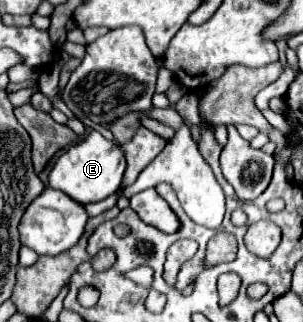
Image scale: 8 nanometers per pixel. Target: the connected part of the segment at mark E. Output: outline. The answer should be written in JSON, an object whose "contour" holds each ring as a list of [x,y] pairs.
{"contour":[[[92,130],[80,144],[70,146],[56,160],[54,168],[48,174],[48,184],[50,184],[50,188],[68,194],[74,202],[86,206],[90,202],[100,202],[100,200],[112,196],[122,184],[124,170],[126,170],[126,160],[122,156],[120,144],[110,142],[102,134]]]}

